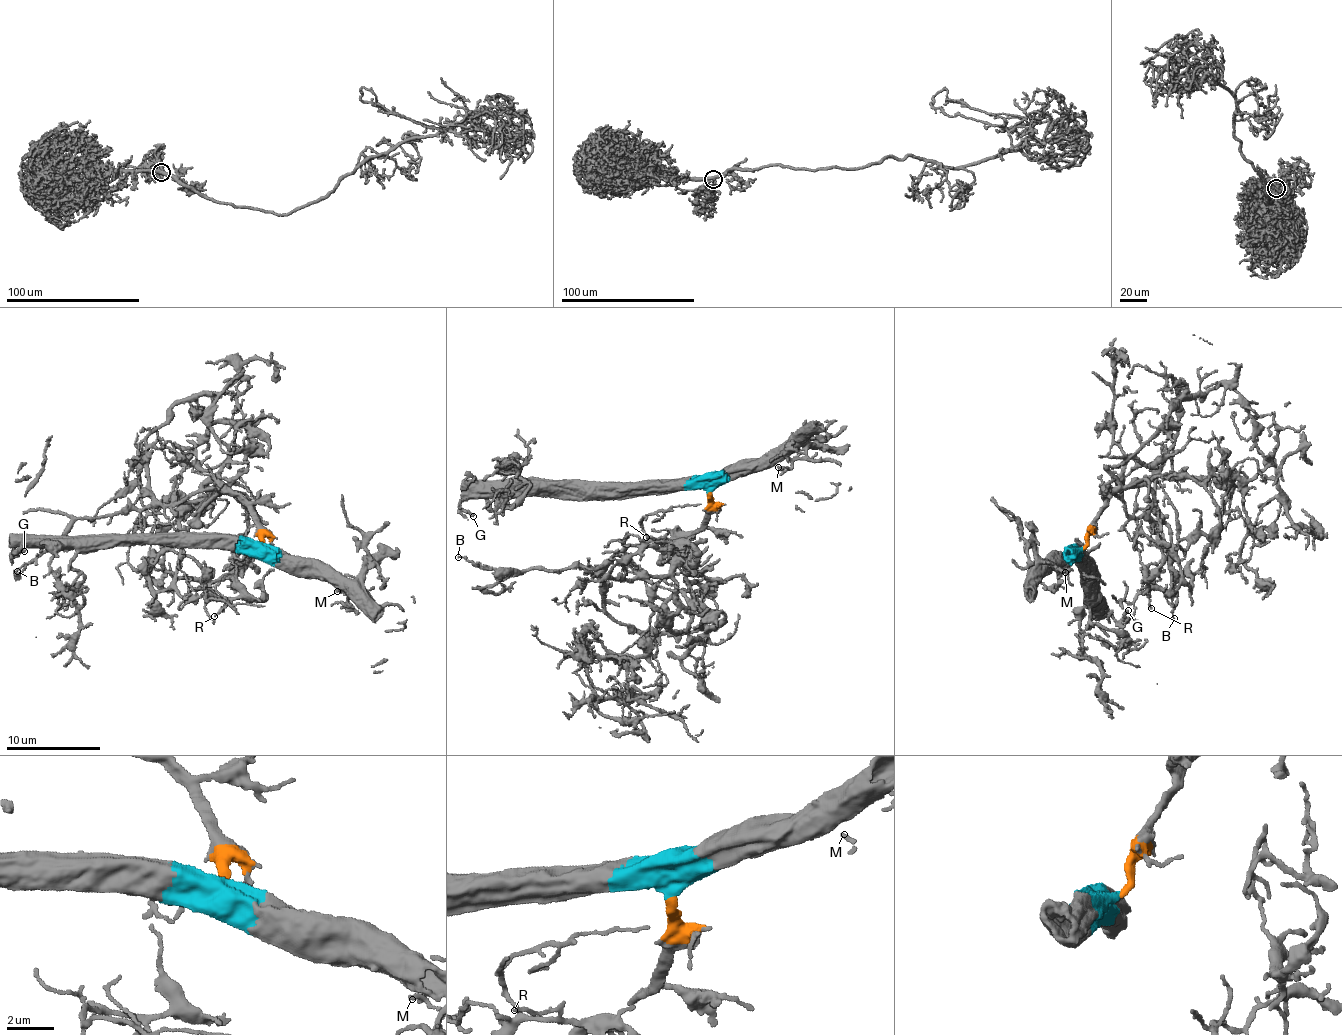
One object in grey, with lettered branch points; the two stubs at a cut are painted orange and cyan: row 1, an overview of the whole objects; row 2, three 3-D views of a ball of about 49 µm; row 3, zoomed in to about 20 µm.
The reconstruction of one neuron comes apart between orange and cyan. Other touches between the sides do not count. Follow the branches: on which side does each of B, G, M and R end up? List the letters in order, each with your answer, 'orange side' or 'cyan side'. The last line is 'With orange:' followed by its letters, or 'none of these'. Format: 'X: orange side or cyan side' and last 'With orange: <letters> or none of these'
B: orange side
G: cyan side
M: cyan side
R: orange side
With orange: B, R

